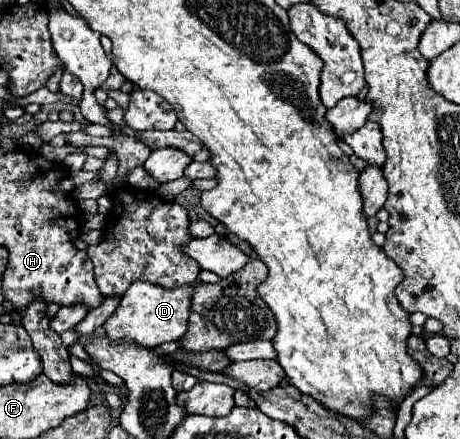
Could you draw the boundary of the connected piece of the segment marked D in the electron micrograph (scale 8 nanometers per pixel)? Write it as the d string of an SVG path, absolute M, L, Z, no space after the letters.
M137 279L123 293L119 307L105 321L103 329L109 335L109 339L113 339L113 341L133 339L133 341L141 343L143 347L157 347L157 345L167 343L167 341L177 341L187 331L191 295L193 295L193 285L177 287L177 289L165 289L161 285L153 285L153 283Z

